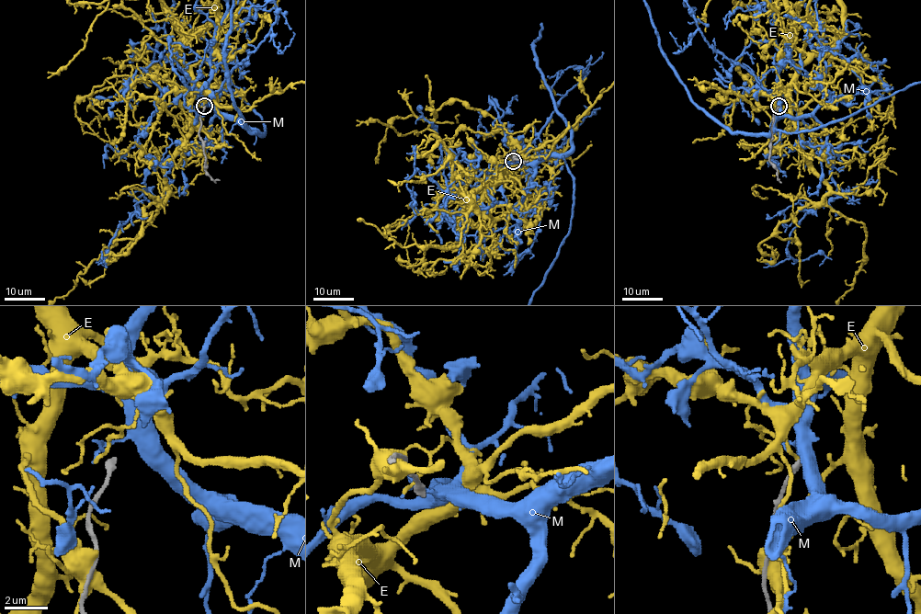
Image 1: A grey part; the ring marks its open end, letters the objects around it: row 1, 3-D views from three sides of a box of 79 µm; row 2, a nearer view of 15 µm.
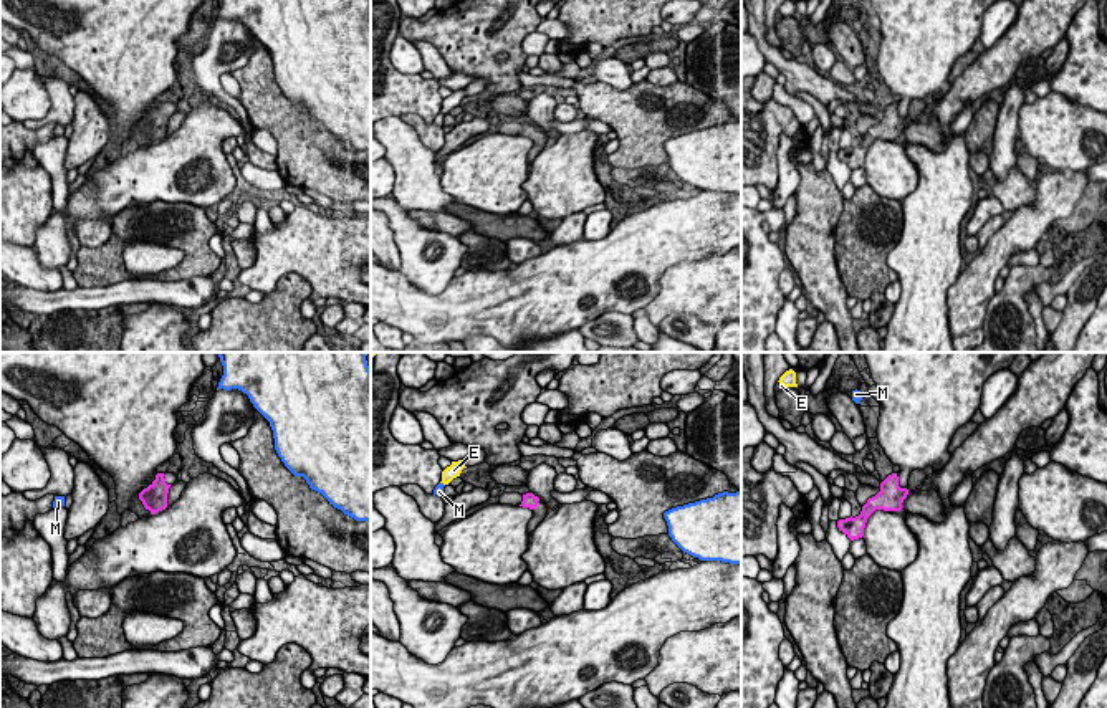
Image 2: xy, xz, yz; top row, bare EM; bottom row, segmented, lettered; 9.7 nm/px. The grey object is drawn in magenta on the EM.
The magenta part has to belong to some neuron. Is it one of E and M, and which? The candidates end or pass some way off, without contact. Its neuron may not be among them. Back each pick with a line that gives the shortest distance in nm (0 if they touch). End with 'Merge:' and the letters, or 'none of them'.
Merge: none of them

